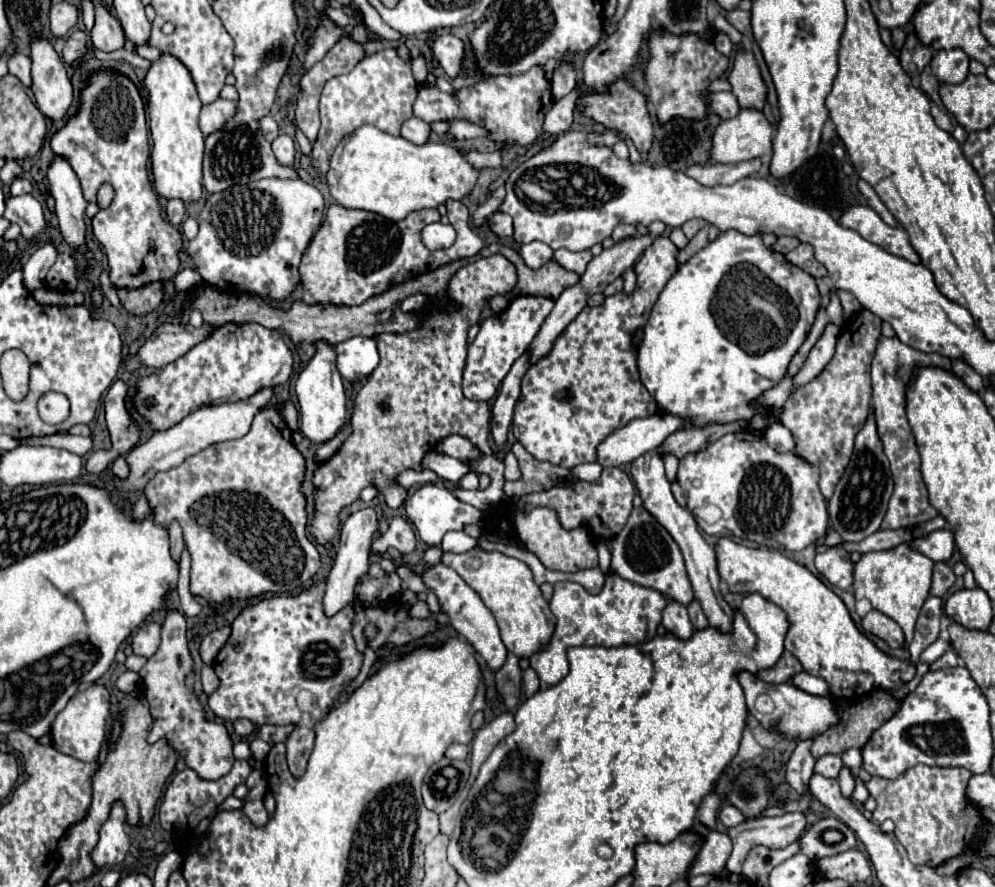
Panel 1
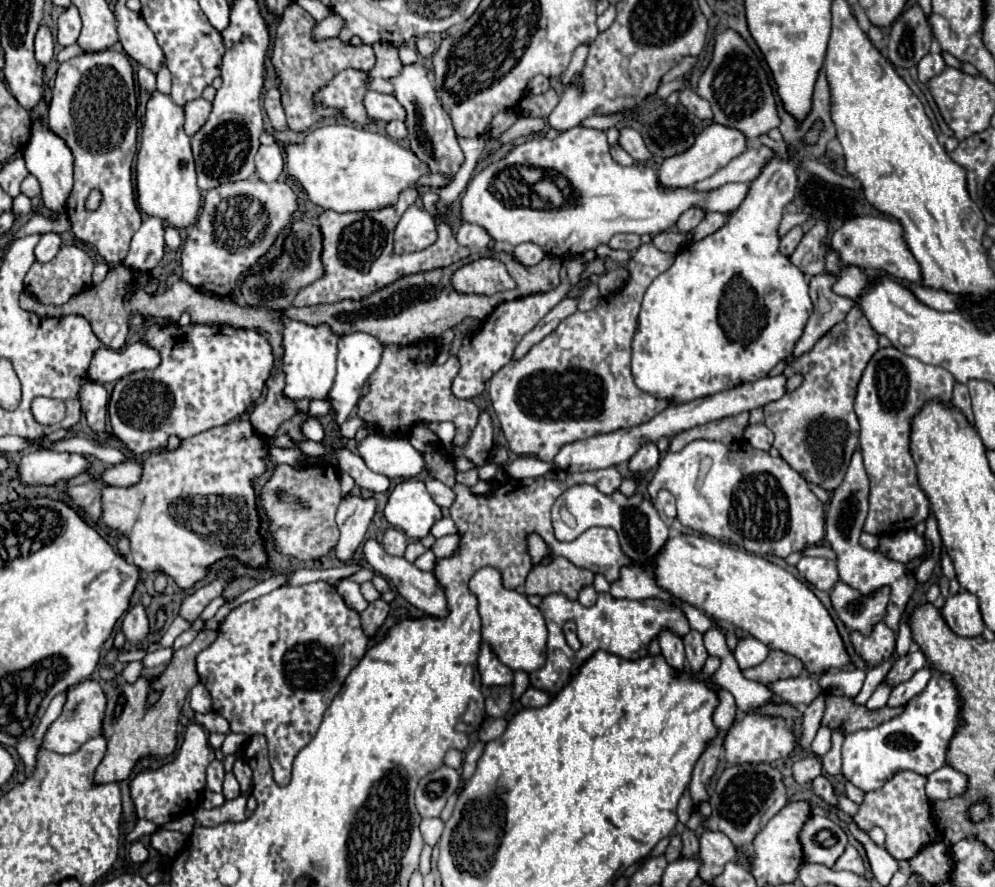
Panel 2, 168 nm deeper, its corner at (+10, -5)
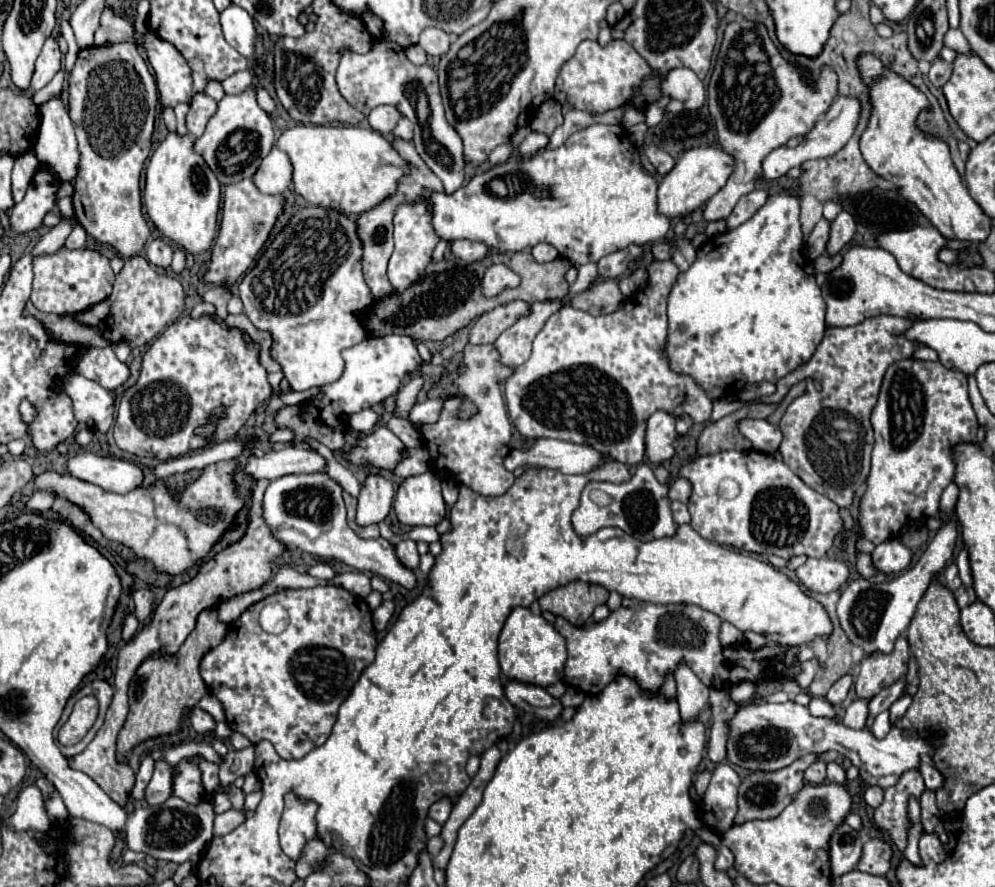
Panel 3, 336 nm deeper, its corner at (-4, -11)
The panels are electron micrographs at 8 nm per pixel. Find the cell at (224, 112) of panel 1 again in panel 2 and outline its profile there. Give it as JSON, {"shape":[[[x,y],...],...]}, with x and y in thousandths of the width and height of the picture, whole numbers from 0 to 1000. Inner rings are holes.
{"shape":[[[197,110],[197,113],[191,113],[189,117],[185,117],[185,131],[187,131],[185,149],[189,153],[199,149],[203,144],[205,135],[209,133],[211,124],[213,124],[213,117],[209,113],[205,113],[205,110]]]}

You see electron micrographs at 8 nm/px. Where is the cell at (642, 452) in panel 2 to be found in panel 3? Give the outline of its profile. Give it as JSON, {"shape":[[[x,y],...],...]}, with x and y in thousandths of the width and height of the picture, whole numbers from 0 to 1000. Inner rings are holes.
{"shape":[[[665,462],[653,469],[649,483],[649,514],[657,525],[667,523],[677,514],[675,498],[679,496],[679,492],[681,489],[677,485],[677,469]]]}

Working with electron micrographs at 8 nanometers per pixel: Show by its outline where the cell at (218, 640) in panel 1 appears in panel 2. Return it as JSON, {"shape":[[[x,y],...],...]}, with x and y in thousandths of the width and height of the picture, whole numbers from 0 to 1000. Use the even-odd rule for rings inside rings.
{"shape":[[[203,710],[191,728],[185,728],[175,735],[173,746],[167,751],[167,755],[149,767],[141,762],[135,771],[123,769],[113,785],[109,787],[107,796],[107,809],[105,809],[105,830],[109,832],[109,846],[105,857],[101,859],[96,868],[96,882],[123,882],[131,875],[135,861],[145,850],[159,850],[167,852],[173,850],[177,843],[177,821],[183,794],[191,780],[193,773],[199,771],[199,758],[197,758],[197,740],[207,728],[211,728],[217,722],[217,710]],[[153,778],[161,778],[161,787],[155,794],[149,794],[149,782]]]}

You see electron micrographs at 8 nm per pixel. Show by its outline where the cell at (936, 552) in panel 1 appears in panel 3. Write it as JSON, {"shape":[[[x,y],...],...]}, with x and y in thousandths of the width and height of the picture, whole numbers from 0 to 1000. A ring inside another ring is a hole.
{"shape":[[[892,609],[880,616],[880,620],[876,622],[876,634],[884,645],[901,649],[915,638],[917,620],[909,616],[905,609]]]}

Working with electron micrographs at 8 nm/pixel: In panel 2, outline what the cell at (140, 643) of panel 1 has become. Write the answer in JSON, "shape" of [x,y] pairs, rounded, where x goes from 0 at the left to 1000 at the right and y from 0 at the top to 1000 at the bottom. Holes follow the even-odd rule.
{"shape":[[[143,681],[129,685],[129,690],[125,692],[123,713],[125,713],[127,722],[133,724],[133,726],[141,726],[143,719],[149,717],[149,697],[147,697]]]}

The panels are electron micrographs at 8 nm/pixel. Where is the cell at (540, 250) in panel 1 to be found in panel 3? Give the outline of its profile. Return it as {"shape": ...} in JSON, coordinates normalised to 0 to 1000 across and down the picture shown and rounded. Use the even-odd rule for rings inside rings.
{"shape":[[[539,275],[539,277],[535,280],[535,289],[537,289],[539,295],[555,295],[555,293],[559,293],[563,286],[561,286],[561,282],[559,282],[557,277],[553,277],[553,275]]]}

